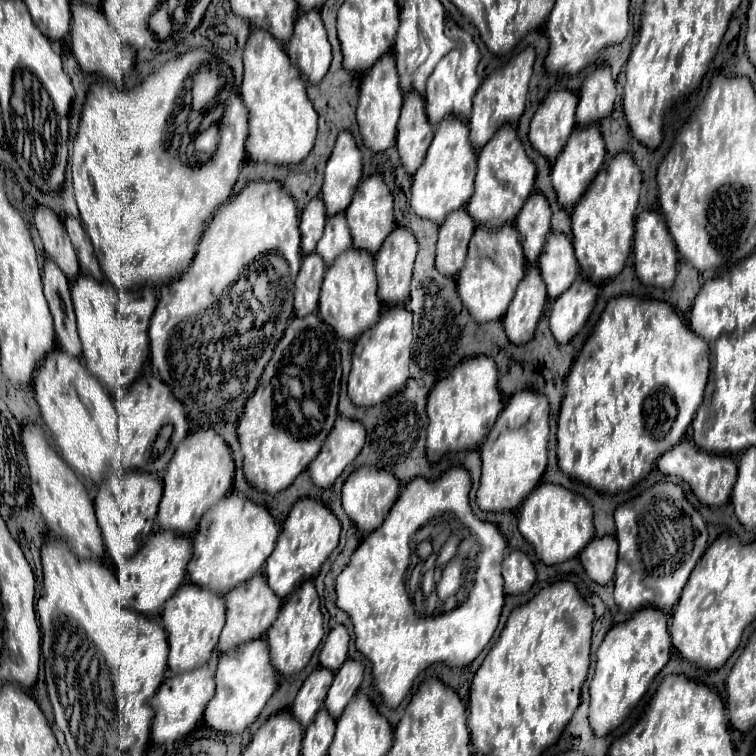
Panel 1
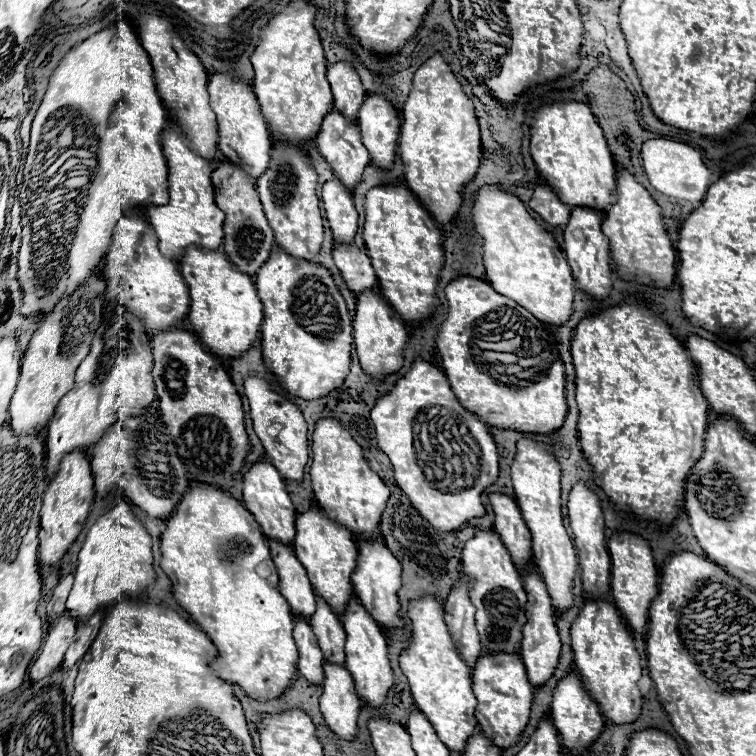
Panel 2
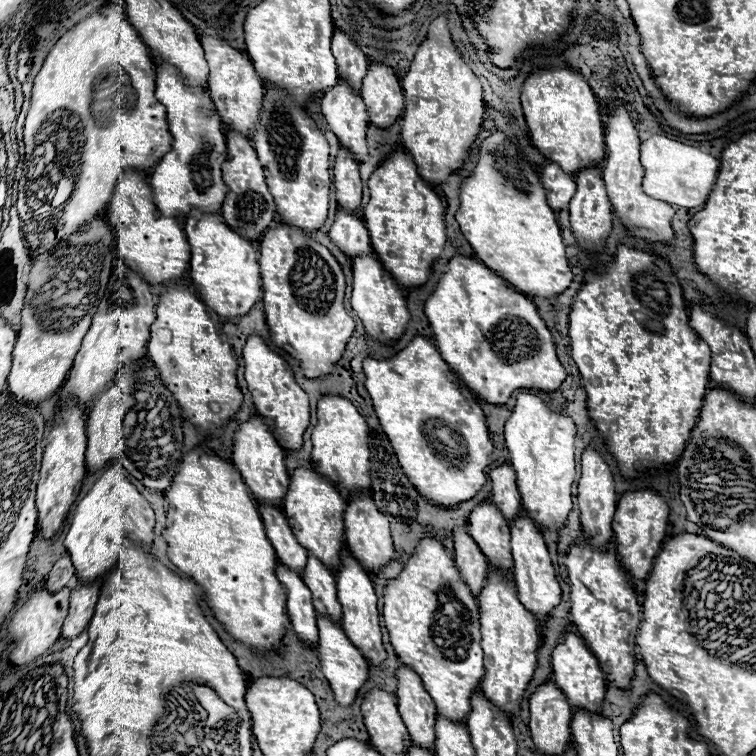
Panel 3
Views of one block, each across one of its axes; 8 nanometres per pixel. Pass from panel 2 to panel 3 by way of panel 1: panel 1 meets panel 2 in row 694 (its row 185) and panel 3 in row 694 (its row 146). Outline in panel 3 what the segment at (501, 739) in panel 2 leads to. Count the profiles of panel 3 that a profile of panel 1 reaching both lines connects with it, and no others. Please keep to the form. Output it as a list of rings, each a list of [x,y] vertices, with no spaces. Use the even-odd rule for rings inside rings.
[[[490,572],[484,588],[478,596],[480,602],[480,630],[482,630],[482,650],[484,650],[484,680],[480,690],[492,704],[504,708],[508,716],[520,712],[520,702],[528,682],[532,680],[536,668],[536,652],[540,648],[540,628],[536,618],[520,604],[514,578],[510,574]]]

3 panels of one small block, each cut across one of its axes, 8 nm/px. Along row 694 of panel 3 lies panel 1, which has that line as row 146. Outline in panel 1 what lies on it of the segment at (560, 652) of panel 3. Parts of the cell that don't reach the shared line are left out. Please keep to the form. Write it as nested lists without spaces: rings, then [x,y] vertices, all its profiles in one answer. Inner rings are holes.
[[[590,124],[588,128],[576,126],[572,136],[568,138],[566,148],[562,150],[562,154],[556,158],[552,166],[552,184],[558,194],[558,204],[566,210],[576,206],[580,196],[588,190],[588,184],[592,184],[592,180],[596,178],[596,172],[600,172],[600,168],[604,166],[606,146],[604,146],[604,140],[598,128],[600,128],[598,124]]]

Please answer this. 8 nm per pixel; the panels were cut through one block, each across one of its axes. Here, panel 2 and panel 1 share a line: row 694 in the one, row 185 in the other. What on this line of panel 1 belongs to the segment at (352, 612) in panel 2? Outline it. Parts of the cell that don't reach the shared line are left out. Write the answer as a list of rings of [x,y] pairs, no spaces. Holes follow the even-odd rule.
[[[372,174],[370,178],[366,178],[356,194],[352,204],[346,210],[346,220],[352,232],[352,240],[354,240],[354,248],[358,250],[366,250],[370,254],[376,254],[380,250],[380,244],[386,240],[388,232],[392,232],[392,228],[396,228],[394,222],[394,208],[392,208],[392,194],[388,190],[388,186],[384,184],[380,174]]]

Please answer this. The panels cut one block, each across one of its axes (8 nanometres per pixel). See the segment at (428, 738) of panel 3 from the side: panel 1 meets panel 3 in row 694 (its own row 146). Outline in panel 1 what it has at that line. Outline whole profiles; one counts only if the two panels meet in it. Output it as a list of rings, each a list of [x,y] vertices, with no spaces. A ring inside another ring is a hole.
[[[416,92],[404,94],[402,116],[398,122],[396,148],[398,148],[400,160],[402,160],[408,176],[414,176],[418,166],[422,166],[434,132],[436,132],[436,128],[432,128],[432,124],[428,122],[428,116],[426,116],[424,98]]]

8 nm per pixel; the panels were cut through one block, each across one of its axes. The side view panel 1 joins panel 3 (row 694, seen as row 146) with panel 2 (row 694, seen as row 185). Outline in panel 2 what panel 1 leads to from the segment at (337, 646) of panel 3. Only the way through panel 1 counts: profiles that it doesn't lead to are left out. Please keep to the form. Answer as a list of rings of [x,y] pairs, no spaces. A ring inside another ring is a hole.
[[[324,664],[324,674],[324,694],[320,696],[324,720],[340,738],[352,740],[356,736],[356,720],[360,712],[360,698],[352,674],[340,664]]]

